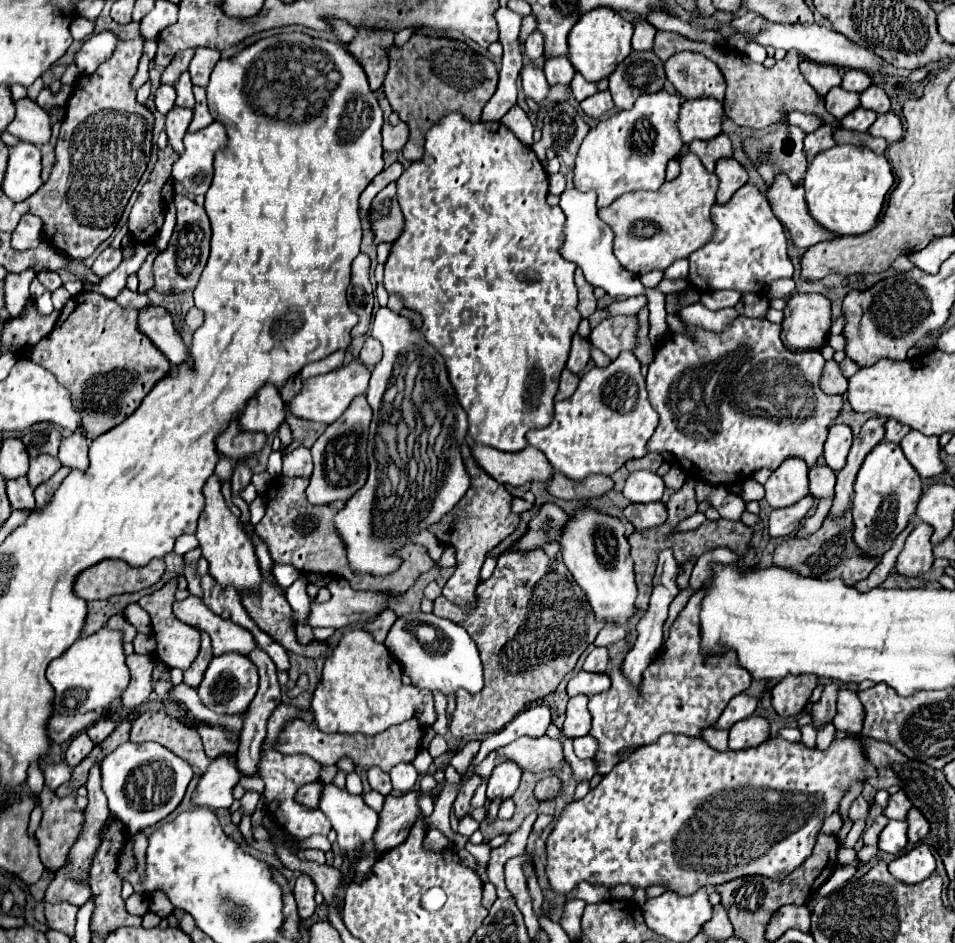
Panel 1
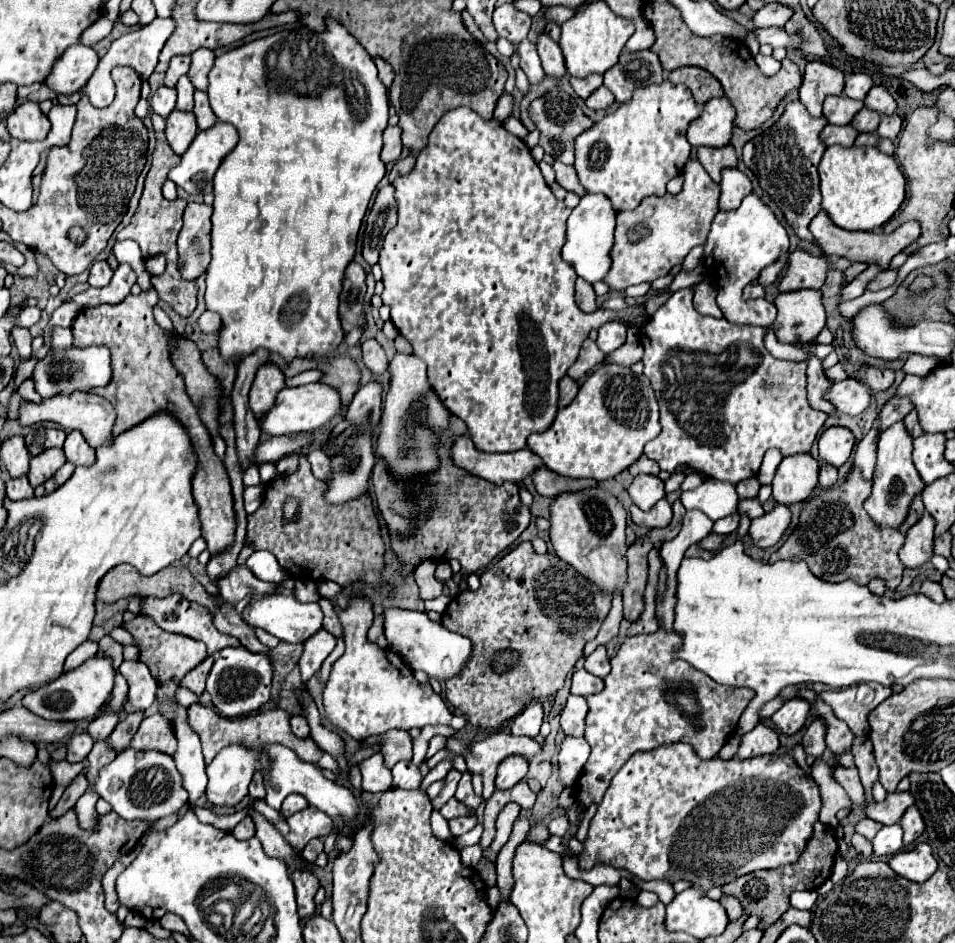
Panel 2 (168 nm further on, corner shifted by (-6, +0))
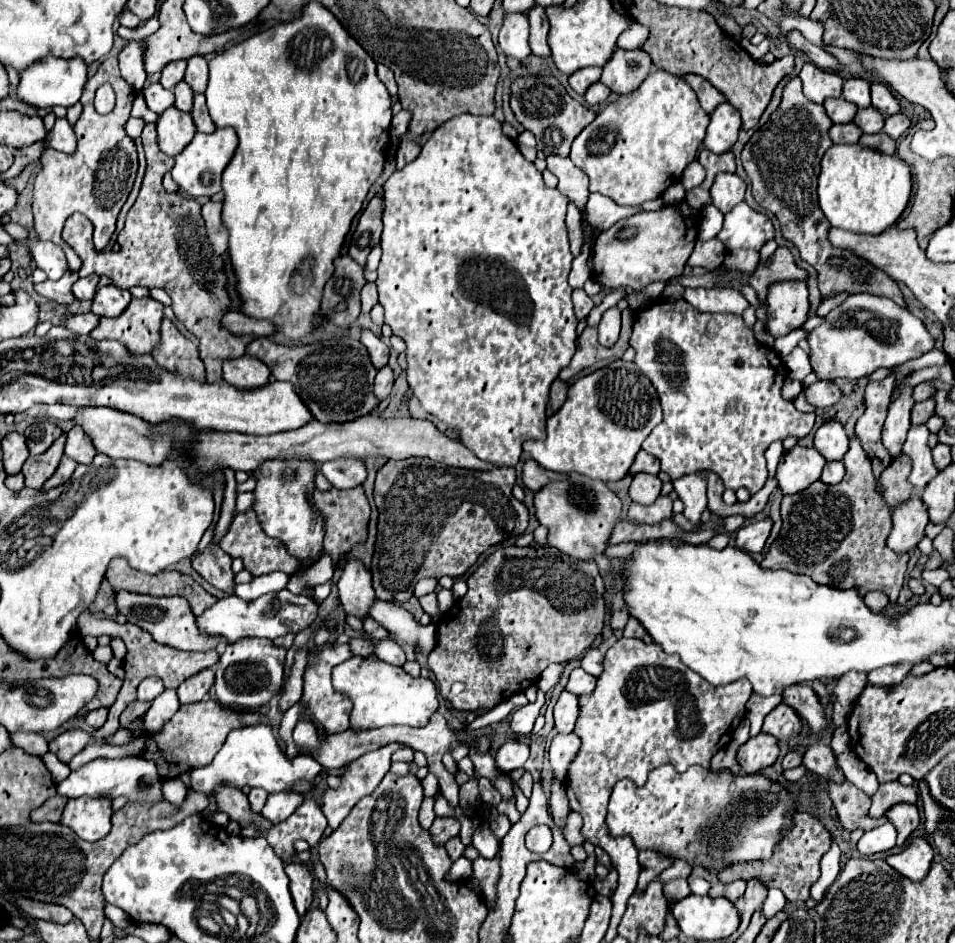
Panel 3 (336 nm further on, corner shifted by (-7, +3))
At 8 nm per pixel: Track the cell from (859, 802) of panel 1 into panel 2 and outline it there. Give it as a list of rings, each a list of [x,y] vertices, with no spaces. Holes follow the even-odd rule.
[[[836,768],[834,770],[834,778],[842,784],[842,788],[846,790],[846,794],[850,796],[852,804],[864,808],[866,806],[866,796],[864,796],[864,788],[860,784],[858,778],[858,770],[856,768]]]

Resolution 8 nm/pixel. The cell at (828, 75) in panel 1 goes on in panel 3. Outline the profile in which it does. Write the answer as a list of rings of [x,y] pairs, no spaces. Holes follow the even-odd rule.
[[[805,63],[799,77],[803,81],[803,93],[813,103],[823,103],[829,97],[841,97],[843,79],[833,71],[819,69],[813,63]]]

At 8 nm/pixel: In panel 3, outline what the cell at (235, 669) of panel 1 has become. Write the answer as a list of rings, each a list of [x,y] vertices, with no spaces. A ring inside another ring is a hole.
[[[241,639],[225,645],[223,655],[215,667],[217,699],[231,709],[259,709],[275,697],[283,687],[283,667],[287,649],[275,647],[273,641]]]

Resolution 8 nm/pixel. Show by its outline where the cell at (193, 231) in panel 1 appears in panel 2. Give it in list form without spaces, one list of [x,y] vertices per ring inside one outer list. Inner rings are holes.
[[[188,202],[184,228],[178,236],[178,270],[184,280],[196,280],[210,264],[210,216],[212,206]]]

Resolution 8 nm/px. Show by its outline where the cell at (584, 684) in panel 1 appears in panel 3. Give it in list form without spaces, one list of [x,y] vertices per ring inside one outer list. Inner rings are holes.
[[[577,667],[571,671],[565,689],[575,695],[583,695],[583,693],[591,693],[595,689],[595,683],[597,683],[597,679],[593,675],[589,675],[581,667]]]

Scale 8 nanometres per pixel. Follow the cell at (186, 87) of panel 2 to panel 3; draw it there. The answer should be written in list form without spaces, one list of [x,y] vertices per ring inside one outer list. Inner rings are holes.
[[[181,81],[181,83],[175,85],[173,93],[175,93],[175,97],[177,97],[175,107],[177,107],[179,111],[191,111],[191,107],[193,107],[193,91],[191,91],[191,87],[189,87],[185,81]]]

